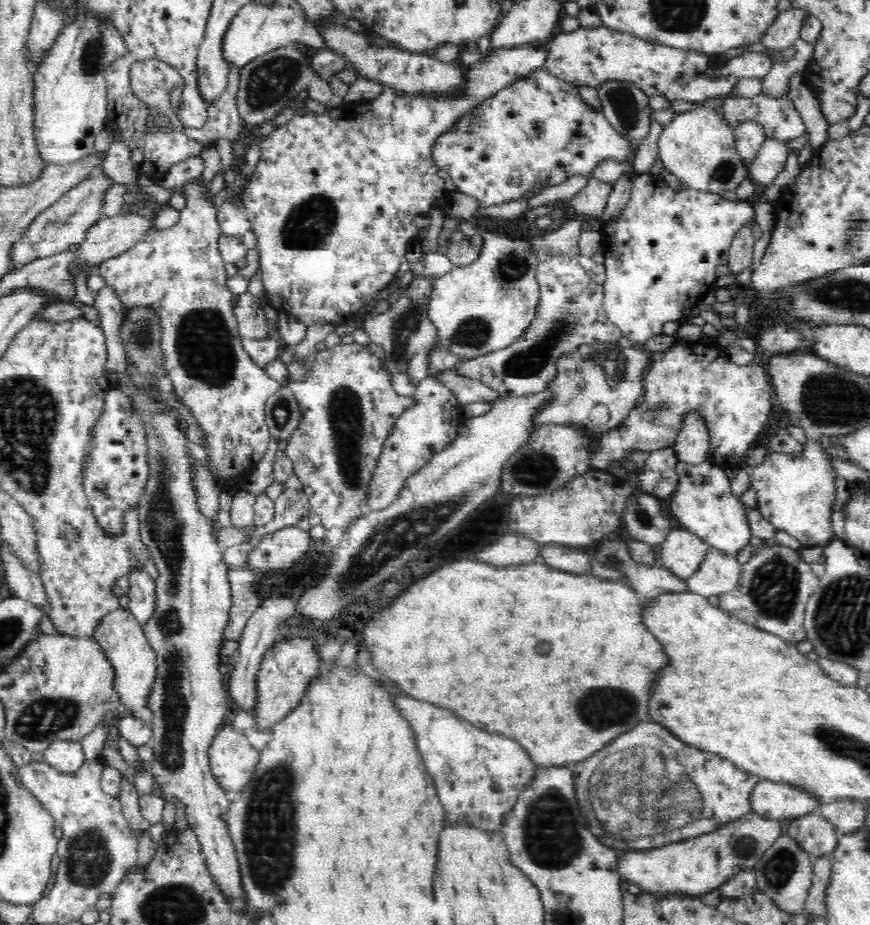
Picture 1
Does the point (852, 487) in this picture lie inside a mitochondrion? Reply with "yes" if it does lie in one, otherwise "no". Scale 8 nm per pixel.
no

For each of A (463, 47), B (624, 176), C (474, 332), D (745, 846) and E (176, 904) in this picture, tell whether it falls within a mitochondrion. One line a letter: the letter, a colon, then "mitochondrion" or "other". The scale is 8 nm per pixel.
A: other
B: other
C: mitochondrion
D: mitochondrion
E: mitochondrion

